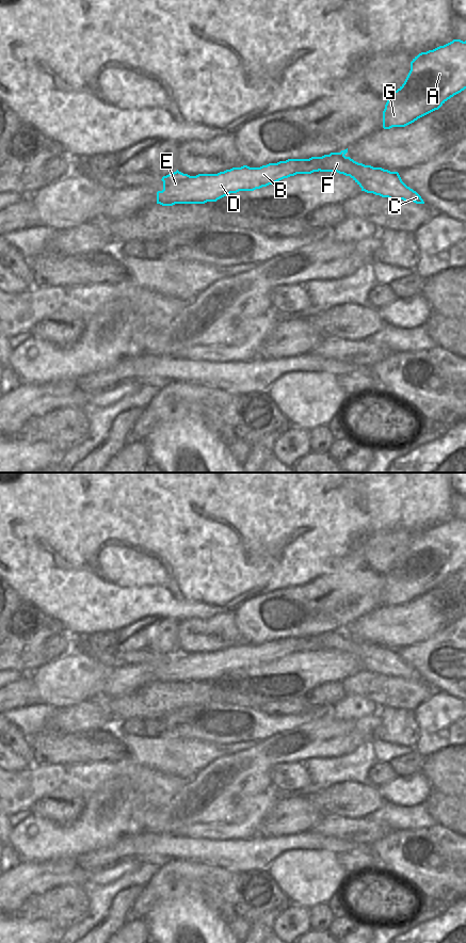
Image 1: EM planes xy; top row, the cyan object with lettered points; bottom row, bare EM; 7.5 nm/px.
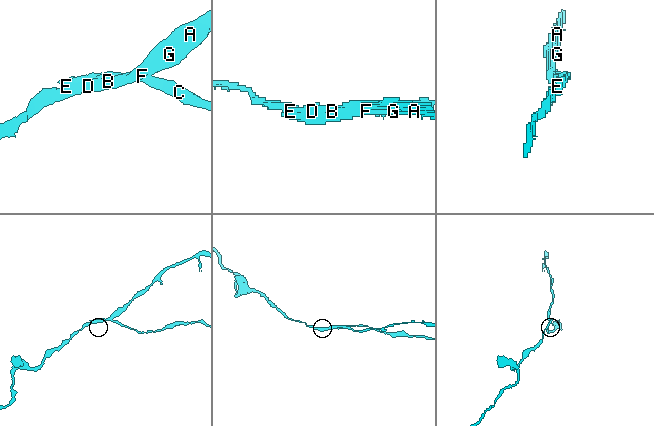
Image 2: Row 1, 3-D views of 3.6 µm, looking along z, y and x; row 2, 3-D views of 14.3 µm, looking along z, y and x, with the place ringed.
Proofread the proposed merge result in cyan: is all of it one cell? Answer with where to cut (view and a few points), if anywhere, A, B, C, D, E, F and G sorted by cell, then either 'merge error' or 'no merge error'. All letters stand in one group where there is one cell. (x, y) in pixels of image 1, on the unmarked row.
cut in xy along (328, 633), (319, 648); A B D E G / C F; merge error

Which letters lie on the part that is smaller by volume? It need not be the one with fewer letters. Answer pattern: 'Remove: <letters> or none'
Remove: C, F

